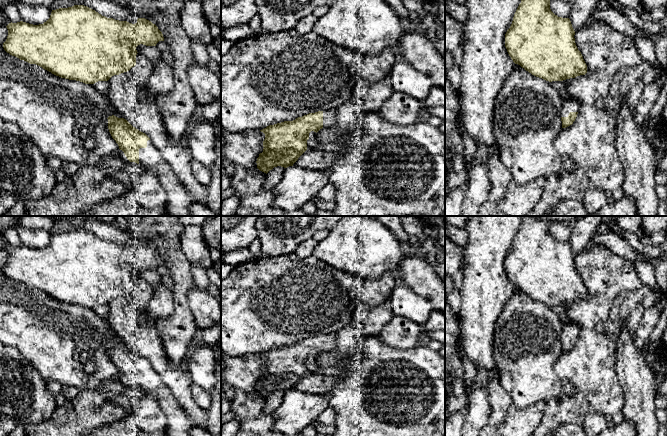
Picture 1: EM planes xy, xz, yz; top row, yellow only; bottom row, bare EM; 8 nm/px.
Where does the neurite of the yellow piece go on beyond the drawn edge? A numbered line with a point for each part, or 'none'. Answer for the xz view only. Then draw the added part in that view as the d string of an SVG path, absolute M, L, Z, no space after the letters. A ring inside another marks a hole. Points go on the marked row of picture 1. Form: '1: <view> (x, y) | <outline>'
1: xz (329, 116) | M329 109L323 111L323 127L333 127L336 124L337 111L336 109Z

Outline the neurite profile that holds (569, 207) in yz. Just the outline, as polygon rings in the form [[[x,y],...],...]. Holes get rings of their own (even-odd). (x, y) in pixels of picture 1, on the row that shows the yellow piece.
[[[565,199],[558,202],[551,211],[543,216],[587,216],[584,204],[576,199]]]

